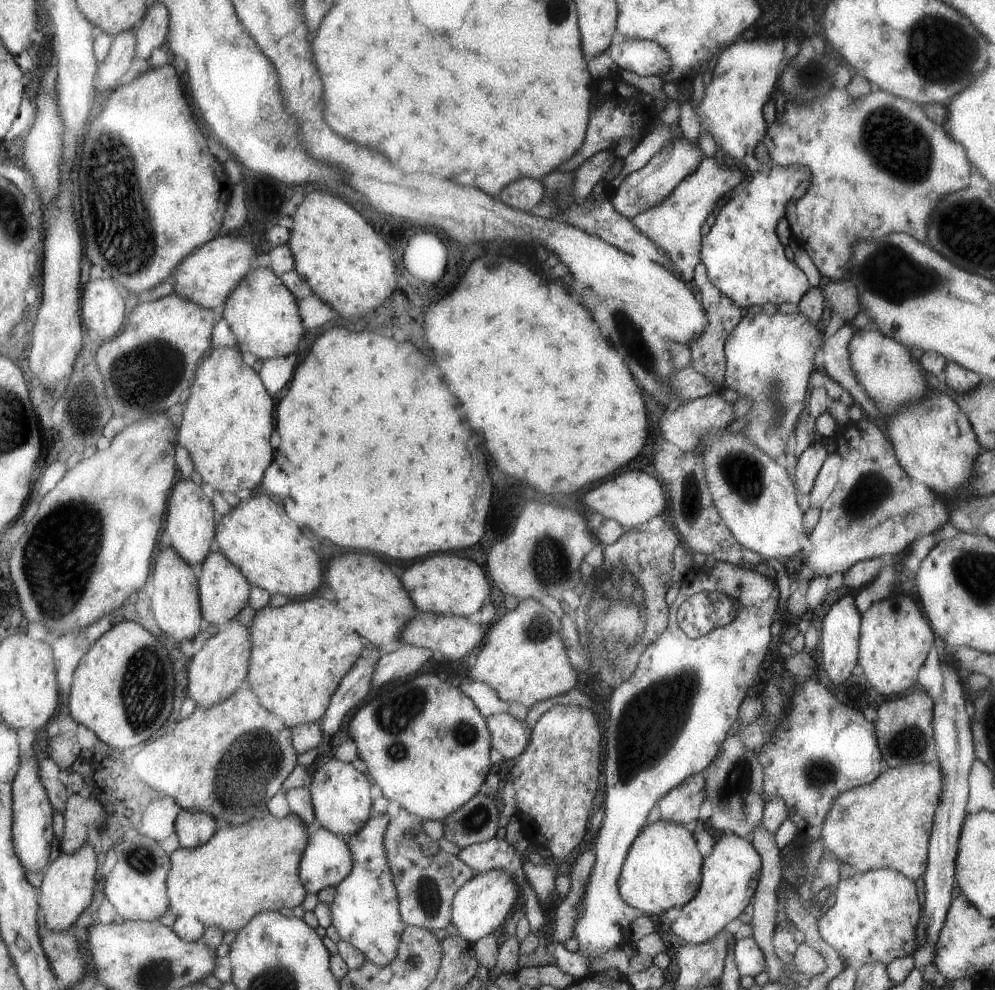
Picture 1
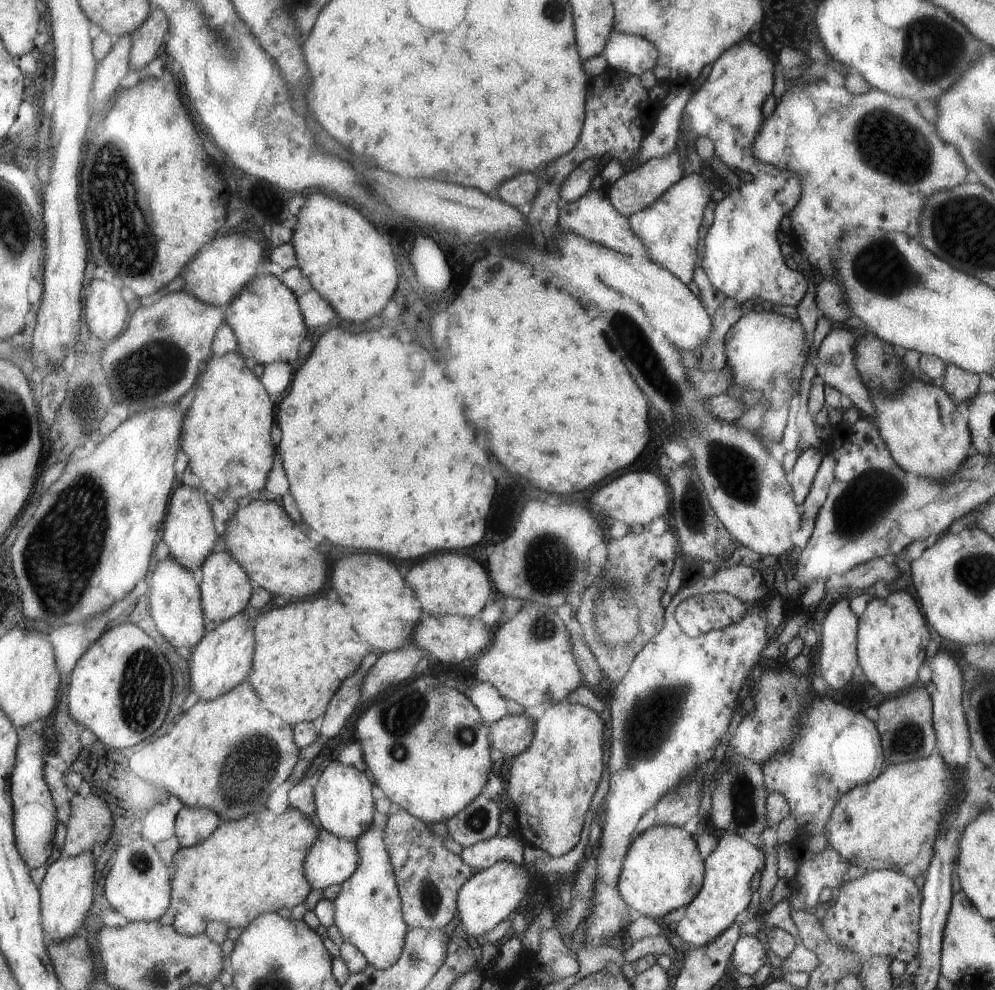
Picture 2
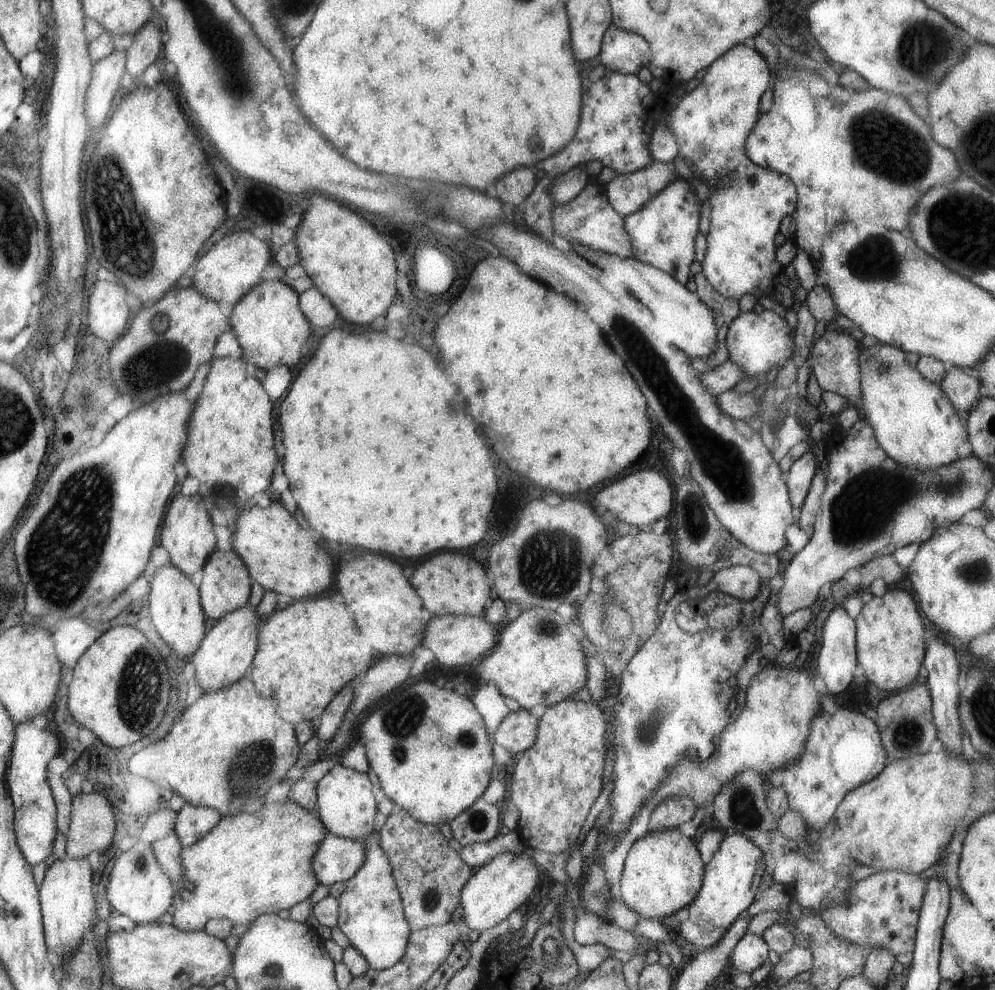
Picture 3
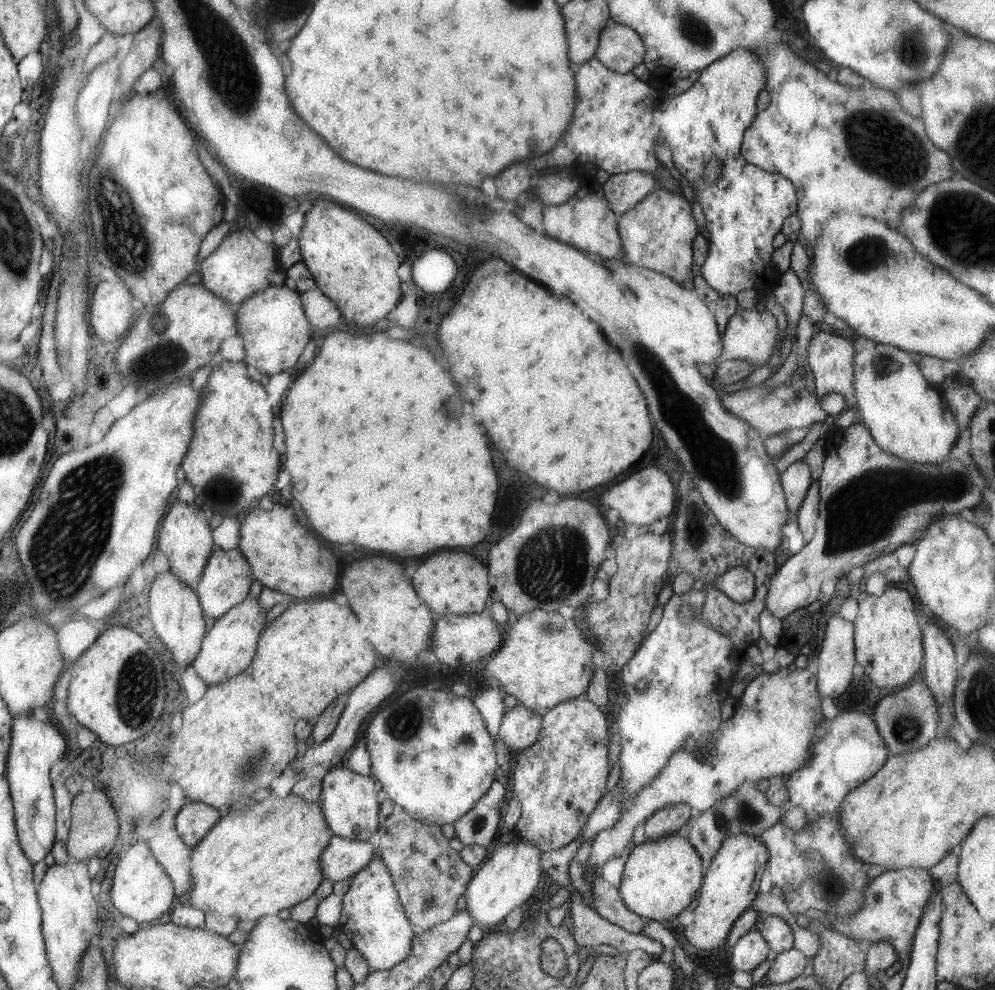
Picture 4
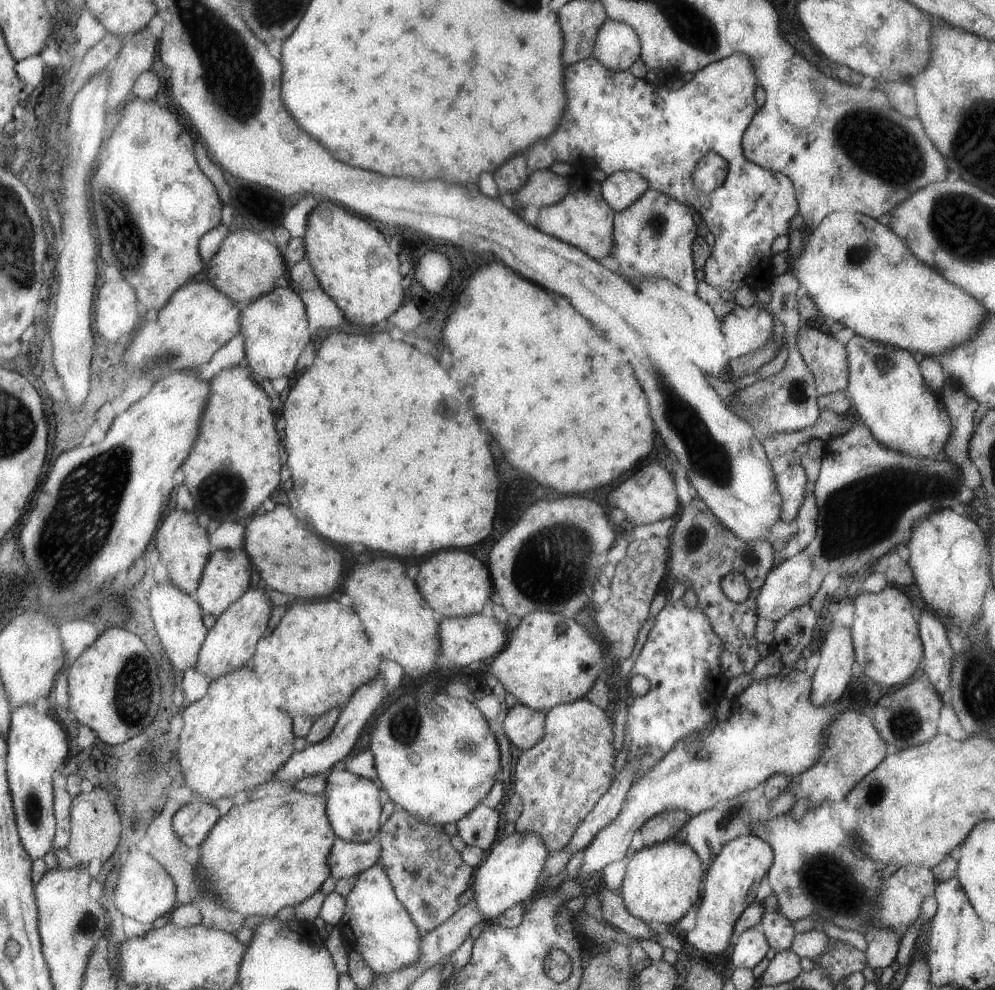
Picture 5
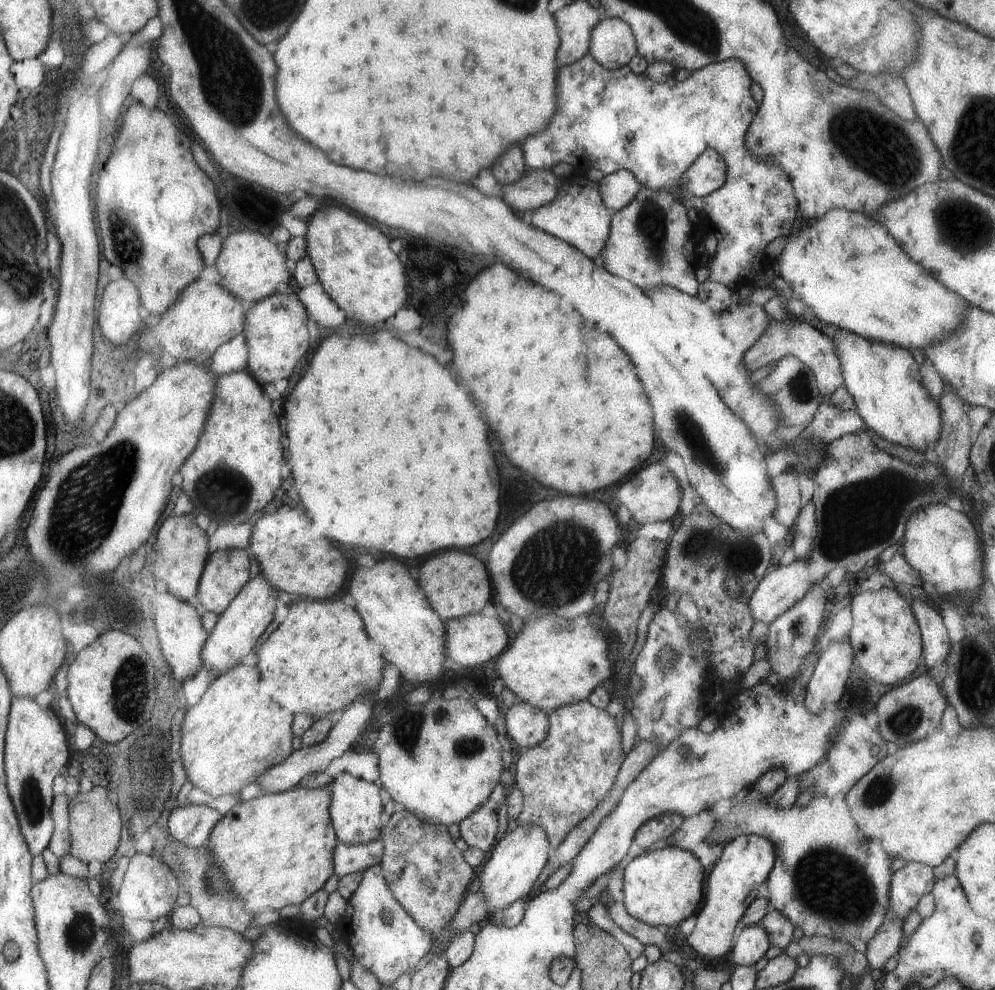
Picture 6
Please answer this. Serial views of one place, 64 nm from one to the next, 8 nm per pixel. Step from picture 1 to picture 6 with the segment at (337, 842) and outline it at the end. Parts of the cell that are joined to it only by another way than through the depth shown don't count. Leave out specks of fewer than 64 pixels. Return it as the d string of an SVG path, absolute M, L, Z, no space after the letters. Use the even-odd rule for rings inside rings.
M377 840L363 846L351 846L347 842L341 842L335 850L335 872L339 878L367 872L373 866L381 866L385 856L385 842Z

